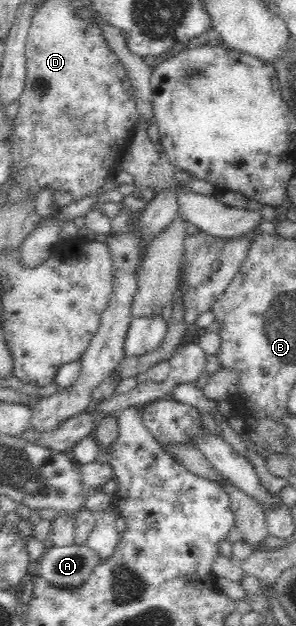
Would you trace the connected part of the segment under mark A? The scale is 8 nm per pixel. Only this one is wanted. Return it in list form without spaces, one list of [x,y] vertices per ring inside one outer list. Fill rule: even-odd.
[[[54,545],[37,562],[39,576],[61,589],[73,589],[84,584],[104,559],[92,547]]]

